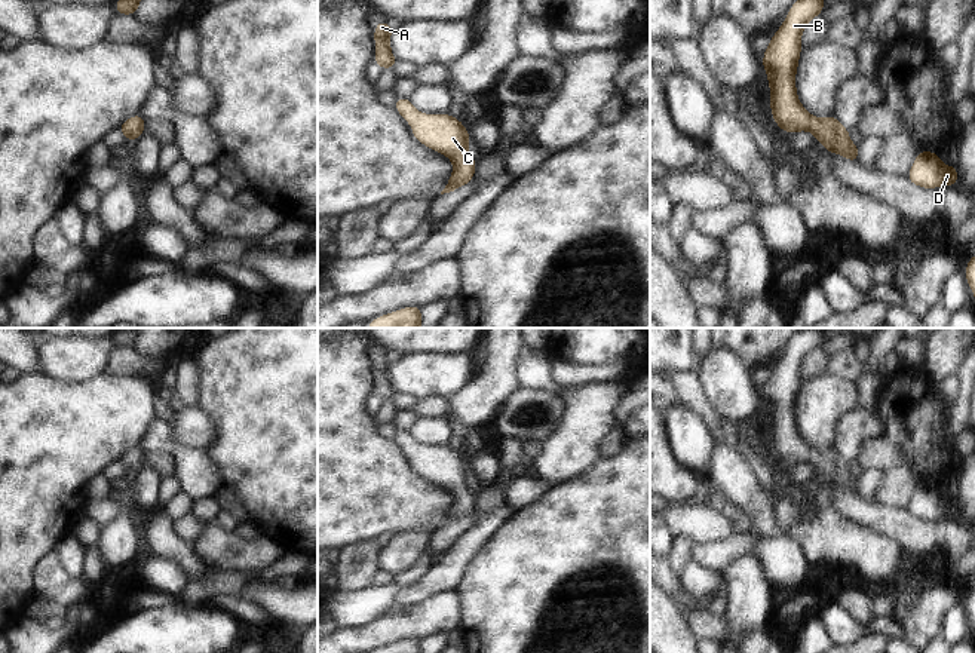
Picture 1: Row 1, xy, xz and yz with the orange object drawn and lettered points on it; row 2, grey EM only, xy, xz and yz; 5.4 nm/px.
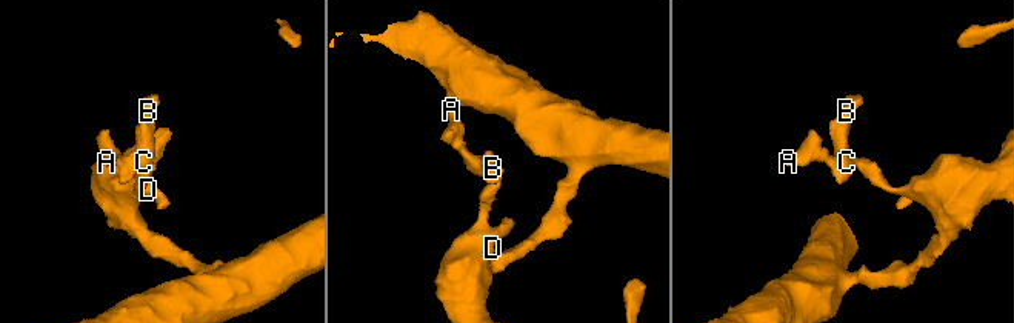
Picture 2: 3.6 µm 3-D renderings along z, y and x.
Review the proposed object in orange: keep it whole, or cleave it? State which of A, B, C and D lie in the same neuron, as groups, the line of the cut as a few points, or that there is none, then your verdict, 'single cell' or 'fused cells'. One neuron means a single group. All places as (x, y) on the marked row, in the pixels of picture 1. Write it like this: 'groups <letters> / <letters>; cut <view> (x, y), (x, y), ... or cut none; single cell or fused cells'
groups A B C D; cut none; single cell

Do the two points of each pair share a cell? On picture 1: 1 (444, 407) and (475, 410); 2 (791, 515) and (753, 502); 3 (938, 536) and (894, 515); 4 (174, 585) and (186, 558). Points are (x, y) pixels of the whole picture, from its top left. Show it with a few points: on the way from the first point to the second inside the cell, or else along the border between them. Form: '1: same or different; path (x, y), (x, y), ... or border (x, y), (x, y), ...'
1: different; border (451, 399), (448, 414)
2: different; border (773, 502), (773, 517), (782, 532)
3: same; path (928, 536), (917, 536), (904, 526)
4: different; border (153, 551), (177, 561), (190, 576)

